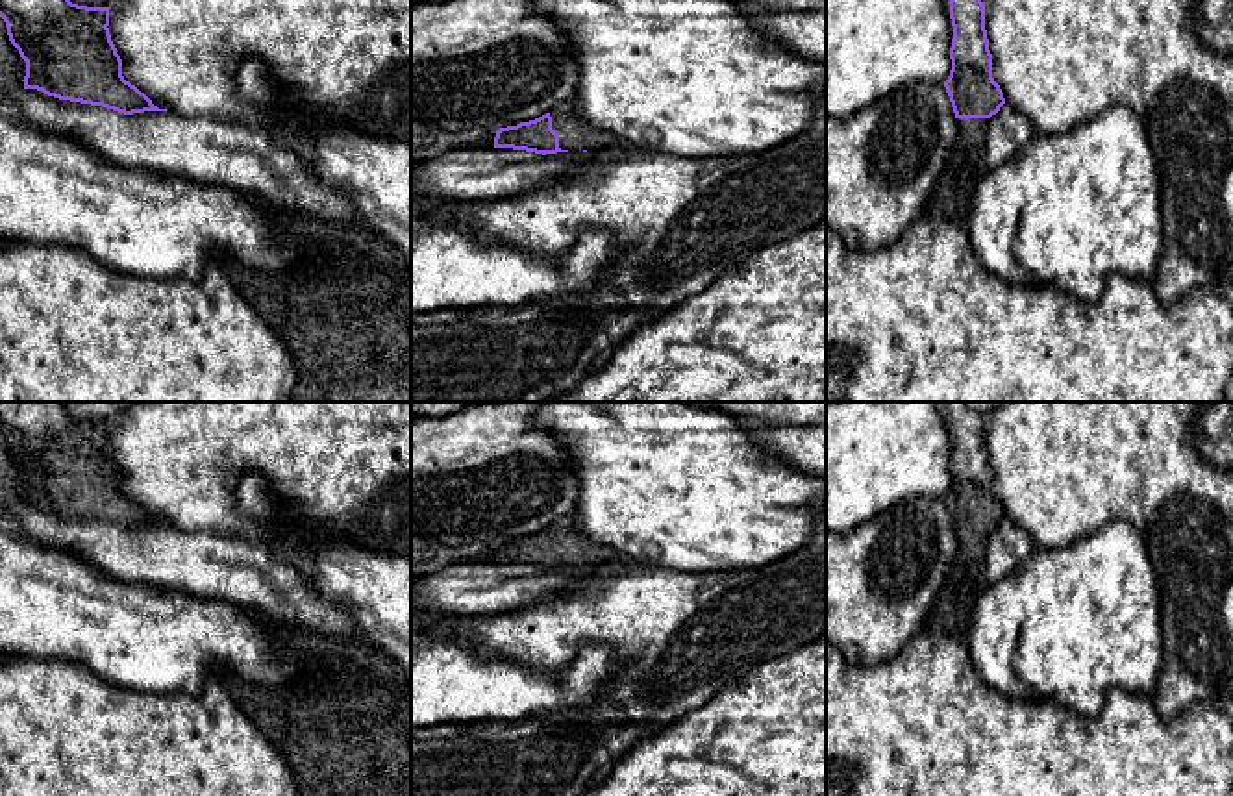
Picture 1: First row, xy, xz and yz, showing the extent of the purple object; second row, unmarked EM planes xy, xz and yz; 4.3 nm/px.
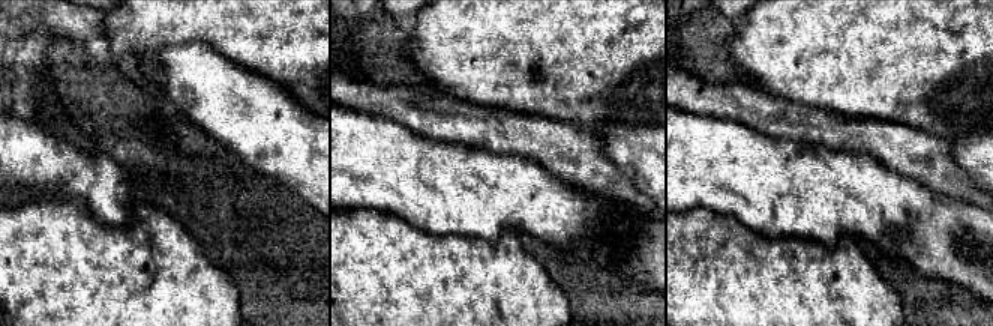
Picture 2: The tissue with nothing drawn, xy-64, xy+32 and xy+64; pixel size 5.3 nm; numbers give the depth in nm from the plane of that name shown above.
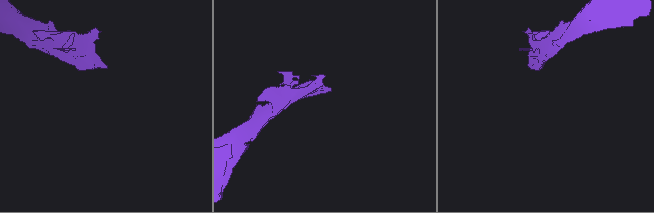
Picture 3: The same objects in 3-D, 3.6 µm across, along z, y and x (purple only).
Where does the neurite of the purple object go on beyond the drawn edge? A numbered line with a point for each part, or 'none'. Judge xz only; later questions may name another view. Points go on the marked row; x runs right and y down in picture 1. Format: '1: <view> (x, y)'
1: xz (574, 132)

